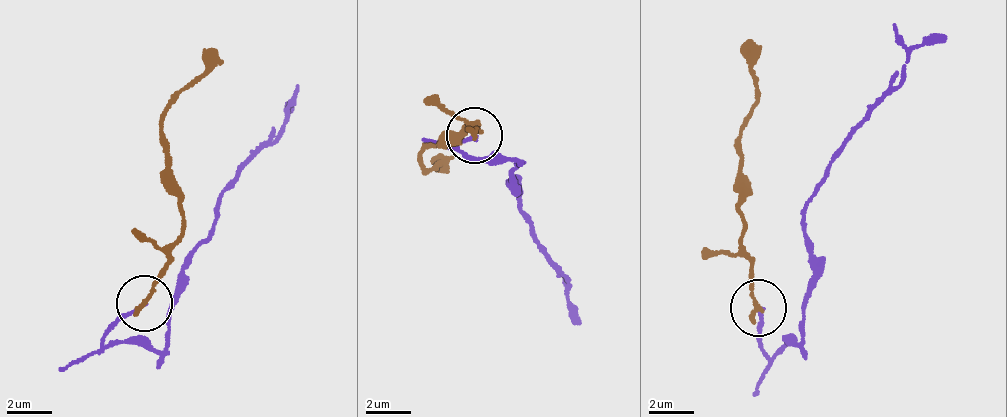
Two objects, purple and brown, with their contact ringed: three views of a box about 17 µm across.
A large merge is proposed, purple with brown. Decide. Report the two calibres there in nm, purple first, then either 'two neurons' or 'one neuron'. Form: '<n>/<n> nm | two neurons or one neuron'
140/240 nm | two neurons

